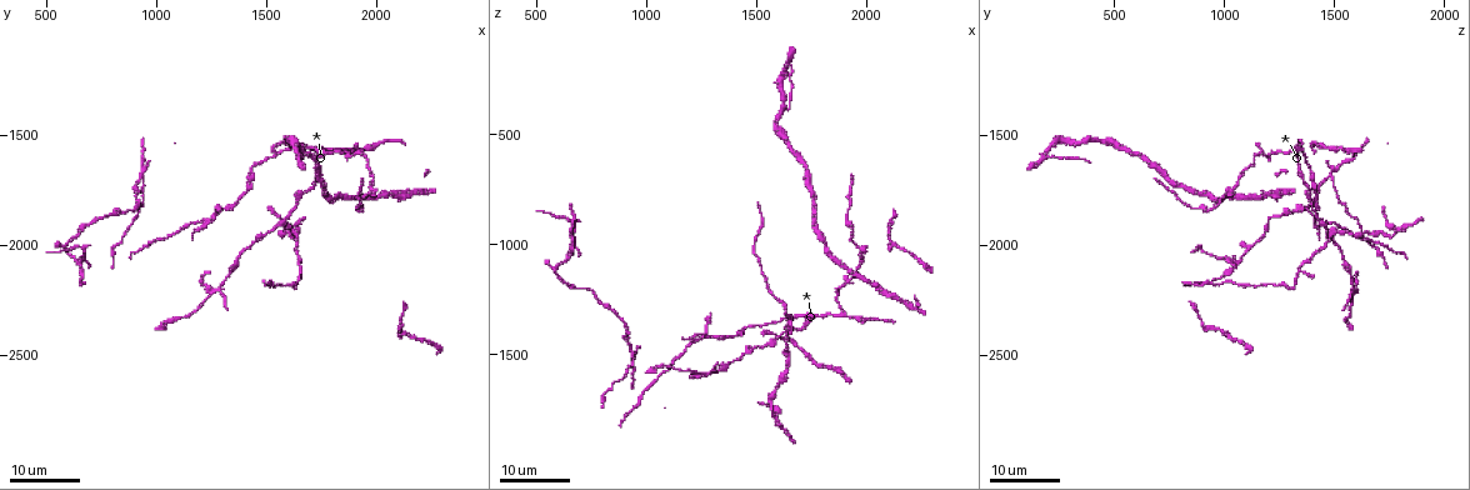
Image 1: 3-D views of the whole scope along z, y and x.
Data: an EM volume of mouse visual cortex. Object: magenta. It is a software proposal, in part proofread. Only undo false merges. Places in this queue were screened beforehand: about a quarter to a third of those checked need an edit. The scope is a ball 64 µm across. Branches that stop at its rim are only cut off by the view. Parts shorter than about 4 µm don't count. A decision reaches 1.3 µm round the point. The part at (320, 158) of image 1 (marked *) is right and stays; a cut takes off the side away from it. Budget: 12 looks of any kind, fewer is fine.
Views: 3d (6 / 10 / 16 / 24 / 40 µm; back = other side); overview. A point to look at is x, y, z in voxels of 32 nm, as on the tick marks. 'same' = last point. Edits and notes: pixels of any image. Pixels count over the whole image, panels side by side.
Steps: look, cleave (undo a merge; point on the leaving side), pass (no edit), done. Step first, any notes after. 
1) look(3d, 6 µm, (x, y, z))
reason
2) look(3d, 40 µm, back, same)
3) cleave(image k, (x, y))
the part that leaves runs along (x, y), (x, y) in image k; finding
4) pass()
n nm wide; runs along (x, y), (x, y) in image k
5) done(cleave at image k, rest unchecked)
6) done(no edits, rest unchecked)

look(3d, 24 µm, (1890, 1570, 1300))

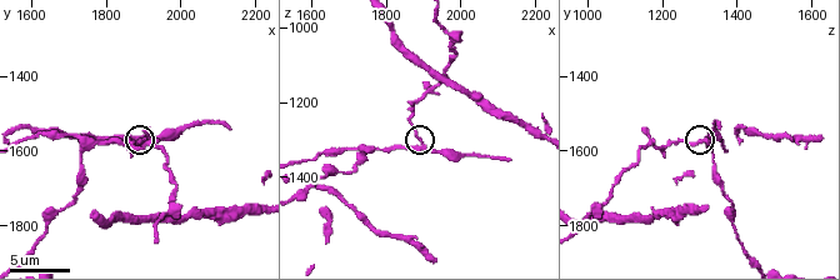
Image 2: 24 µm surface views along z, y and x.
look(3d, 6 µm, (1890, 1570, 1310))

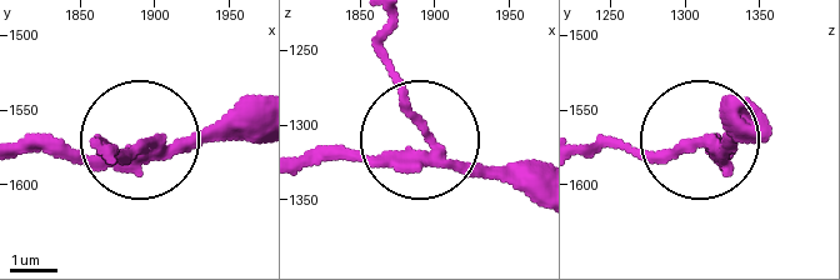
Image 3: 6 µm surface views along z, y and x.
cleave(image 3, (121, 164))
side arm 8 µm; the part that leaves runs along (434, 150), (403, 95), (386, 23) in image 3; two neurons meet here

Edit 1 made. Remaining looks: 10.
look(3d, 24 µm, (1580, 1900, 1450))
thin arm on a thick one

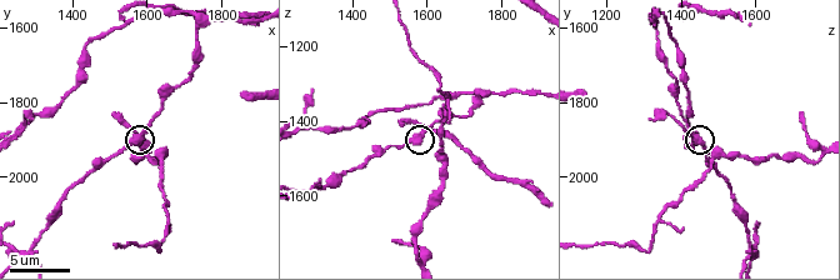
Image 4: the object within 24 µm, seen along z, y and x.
look(3d, 10 µm, (1580, 1910, 1450))

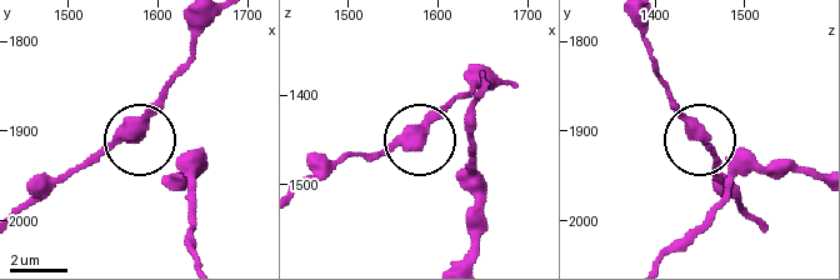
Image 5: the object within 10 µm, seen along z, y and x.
pass()
runs along (209, 26), (144, 134), (111, 144), (70, 175) in image 5; continuous, no second neuron

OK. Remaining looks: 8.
look(3d, 16 µm, (1430, 1670, 1400))
calibre changes

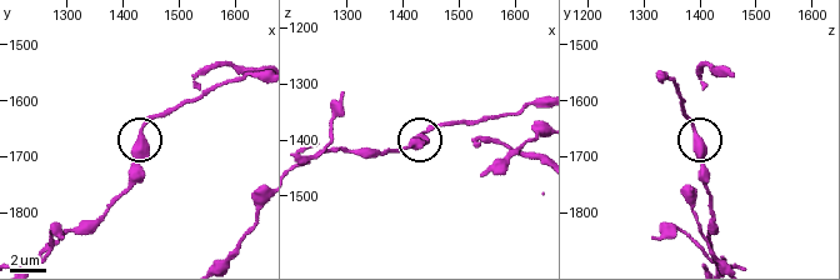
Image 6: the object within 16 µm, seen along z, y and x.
look(3d, 16 µm, back, (1430, 1665, 1400))

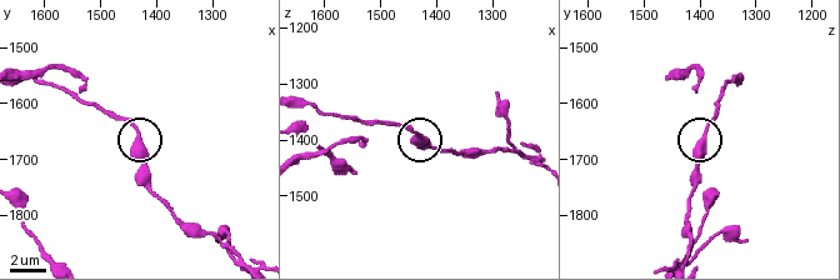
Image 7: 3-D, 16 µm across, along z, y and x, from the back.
cleave(image 7, (140, 149))
the part that leaves runs along (136, 126), (150, 188), (181, 220), (216, 235), (239, 255) in image 7; a second neuron is stuck on

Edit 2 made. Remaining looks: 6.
look(overview)

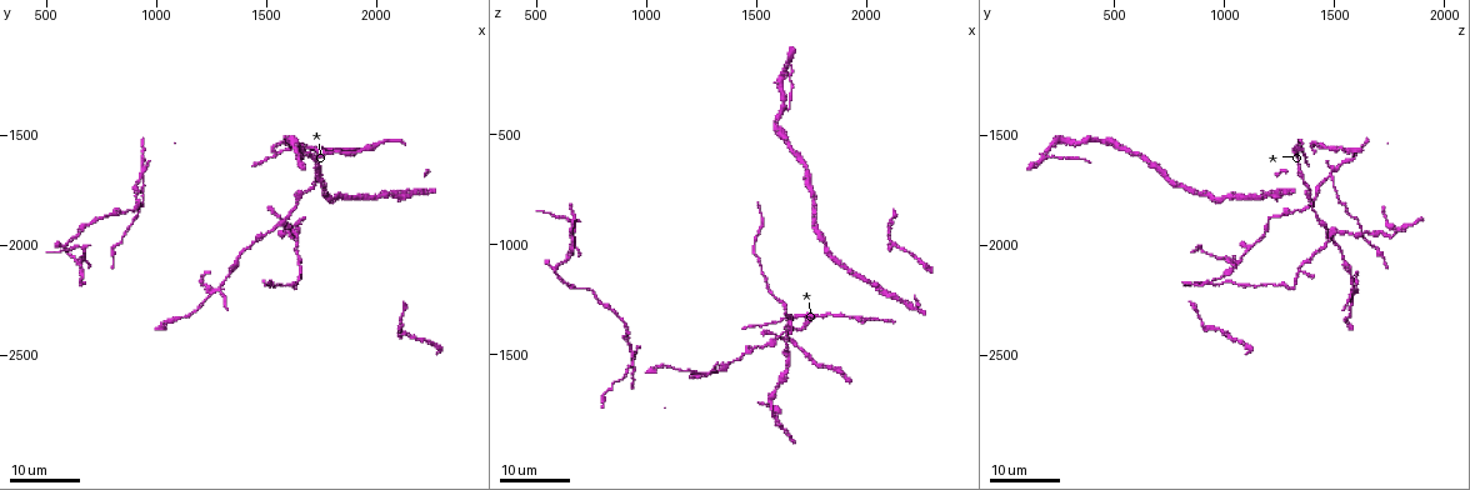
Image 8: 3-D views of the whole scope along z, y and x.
look(3d, 16 µm, (940, 1680, 1480))
side arm on a straight run

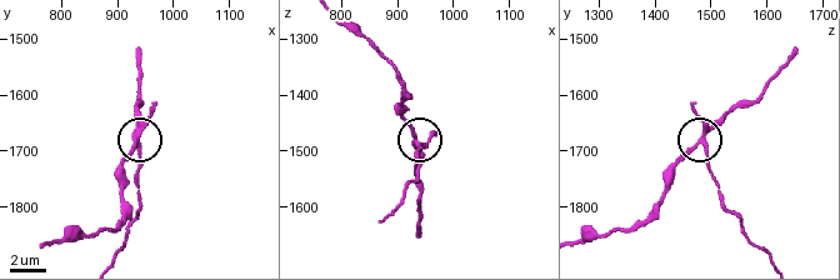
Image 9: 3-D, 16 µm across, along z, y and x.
look(3d, 6 µm, (930, 1680, 1485))

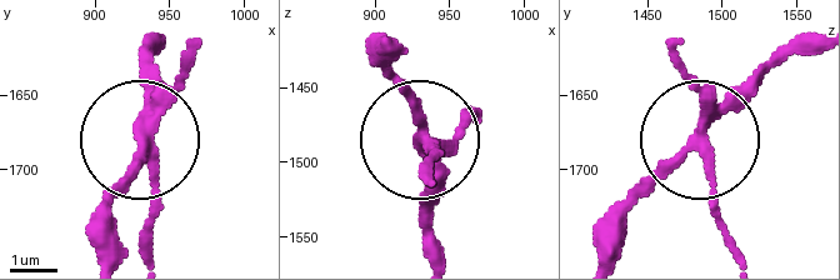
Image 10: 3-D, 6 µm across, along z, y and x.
cleave(image 10, (181, 76))
3 arms; the part that leaves runs along (154, 144), (154, 259) in image 10; two neurons meet here

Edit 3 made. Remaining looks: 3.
look(3d, 24 µm, (1260, 2230, 1580))
thin arm on a thick one

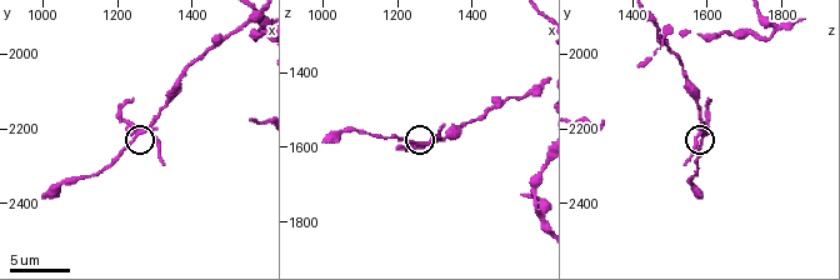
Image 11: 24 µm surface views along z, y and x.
look(3d, 6 µm, (1250, 2220, 1580))
zoom in

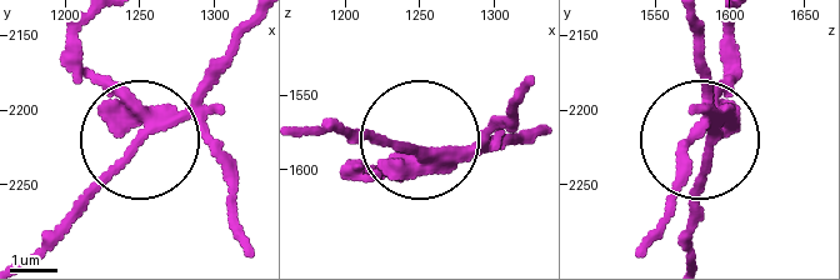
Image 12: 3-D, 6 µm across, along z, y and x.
pass()
side arm 11 µm; runs along (530, 134), (470, 145), (306, 134) in image 12; one neuron here

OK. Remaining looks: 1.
done(cleave at image 3, cleave at image 7, cleave at image 10, rest unchecked)

